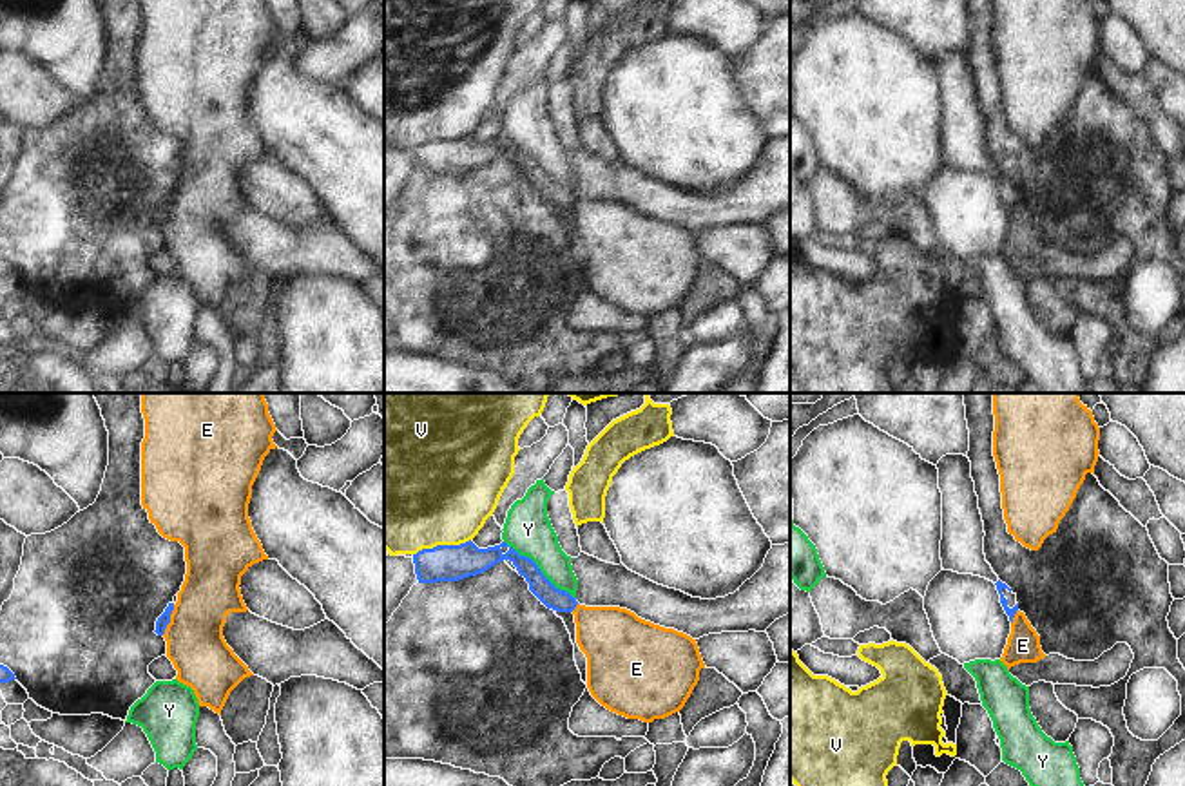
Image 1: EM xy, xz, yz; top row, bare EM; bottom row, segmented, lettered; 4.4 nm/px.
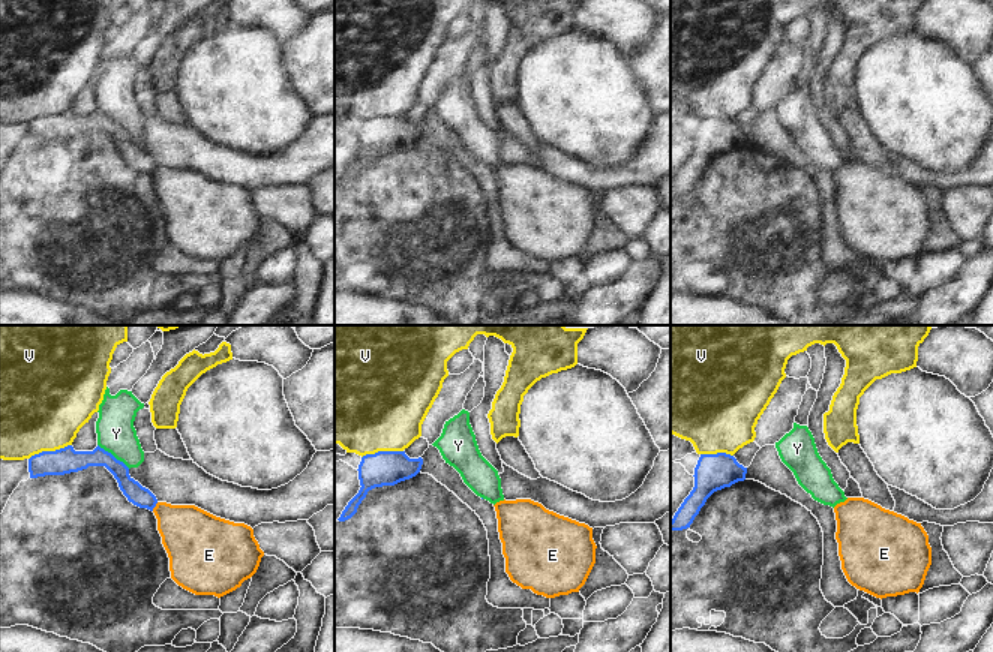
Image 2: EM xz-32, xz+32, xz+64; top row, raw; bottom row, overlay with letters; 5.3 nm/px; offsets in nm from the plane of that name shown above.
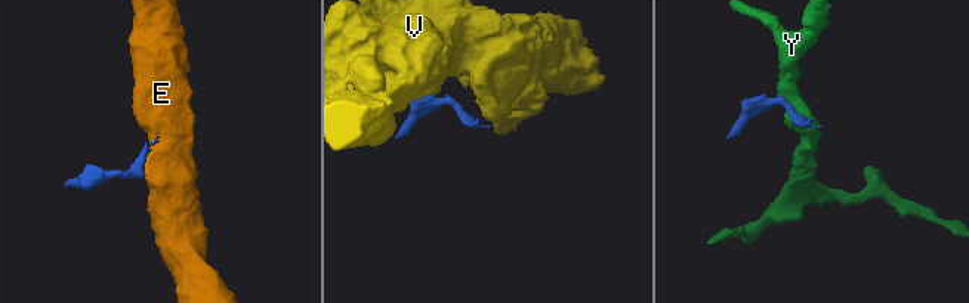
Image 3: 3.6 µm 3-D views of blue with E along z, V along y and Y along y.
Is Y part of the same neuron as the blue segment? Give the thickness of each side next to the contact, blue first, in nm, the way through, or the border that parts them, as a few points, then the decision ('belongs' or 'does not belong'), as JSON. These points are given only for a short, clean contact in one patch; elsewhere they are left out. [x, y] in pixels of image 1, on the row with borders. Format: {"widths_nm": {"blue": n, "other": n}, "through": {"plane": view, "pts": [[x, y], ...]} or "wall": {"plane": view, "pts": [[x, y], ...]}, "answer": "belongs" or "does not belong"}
{"widths_nm": {"blue": 100, "other": 220}, "wall": {"plane": "xz", "pts": [[504, 540], [520, 555], [526, 555], [557, 587], [575, 598]]}, "answer": "does not belong"}

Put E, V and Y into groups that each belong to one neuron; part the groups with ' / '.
E / V / Y

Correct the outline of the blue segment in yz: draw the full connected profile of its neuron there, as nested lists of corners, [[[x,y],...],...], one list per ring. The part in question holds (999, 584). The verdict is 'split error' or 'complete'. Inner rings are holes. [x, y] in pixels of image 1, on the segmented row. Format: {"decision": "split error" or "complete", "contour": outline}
{"decision": "split error", "contour": [[[946,455],[939,460],[937,469],[942,493],[942,569],[993,581],[1000,594],[1000,603],[1013,623],[1018,610],[1016,594],[998,580],[986,561],[986,532],[971,478],[971,462],[964,455]]]}

